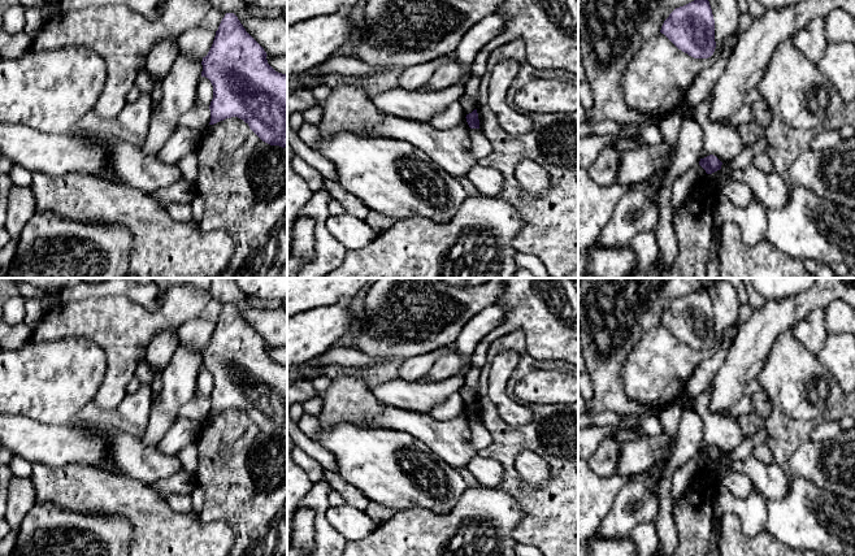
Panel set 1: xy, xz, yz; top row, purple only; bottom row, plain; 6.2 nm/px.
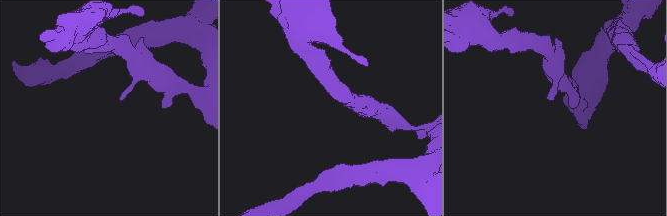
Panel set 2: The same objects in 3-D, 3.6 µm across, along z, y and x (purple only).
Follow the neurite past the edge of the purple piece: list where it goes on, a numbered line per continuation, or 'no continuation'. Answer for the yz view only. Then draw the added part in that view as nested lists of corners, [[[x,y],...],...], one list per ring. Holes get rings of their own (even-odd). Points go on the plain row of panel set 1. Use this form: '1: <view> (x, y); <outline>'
no continuation

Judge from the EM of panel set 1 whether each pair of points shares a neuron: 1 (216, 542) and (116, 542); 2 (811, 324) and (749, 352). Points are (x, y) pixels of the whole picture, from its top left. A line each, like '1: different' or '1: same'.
1: different
2: different

